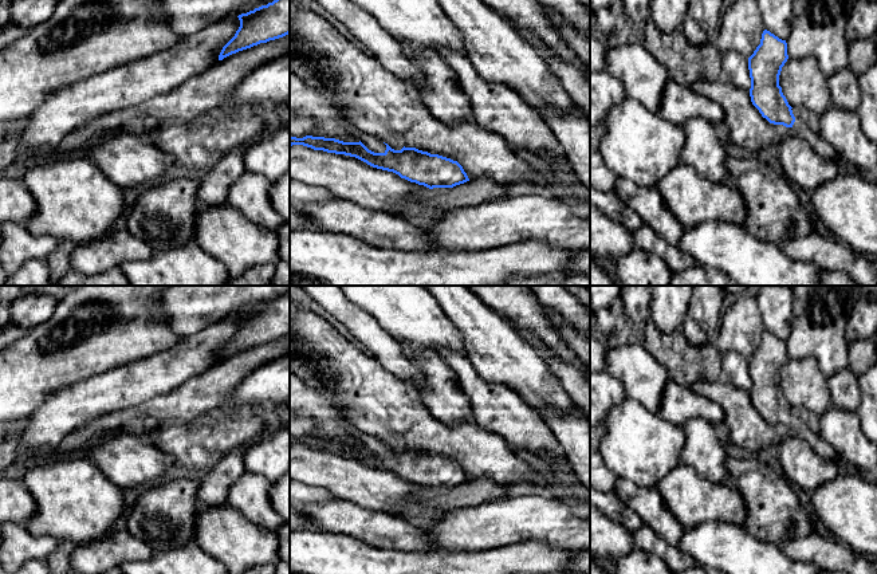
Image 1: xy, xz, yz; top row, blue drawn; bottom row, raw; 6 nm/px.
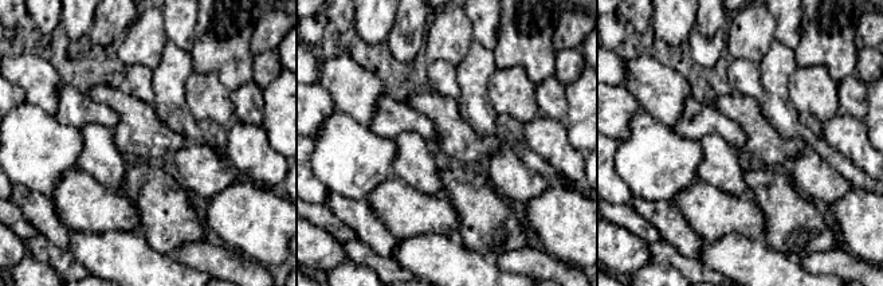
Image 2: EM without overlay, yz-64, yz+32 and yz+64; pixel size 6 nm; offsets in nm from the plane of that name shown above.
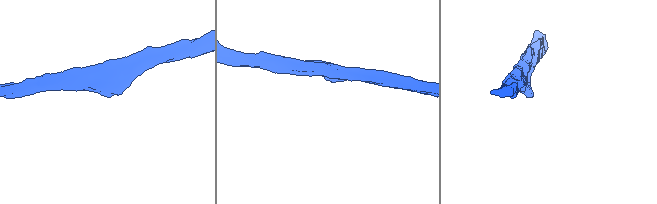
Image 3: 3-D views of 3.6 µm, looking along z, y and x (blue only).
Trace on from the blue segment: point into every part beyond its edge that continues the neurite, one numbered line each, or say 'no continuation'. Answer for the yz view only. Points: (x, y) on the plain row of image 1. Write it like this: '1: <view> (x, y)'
1: yz (799, 428)

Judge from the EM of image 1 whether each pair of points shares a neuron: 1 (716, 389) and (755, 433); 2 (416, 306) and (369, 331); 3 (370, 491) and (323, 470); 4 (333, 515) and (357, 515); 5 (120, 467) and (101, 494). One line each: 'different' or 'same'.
1: same
2: different
3: same
4: same
5: different

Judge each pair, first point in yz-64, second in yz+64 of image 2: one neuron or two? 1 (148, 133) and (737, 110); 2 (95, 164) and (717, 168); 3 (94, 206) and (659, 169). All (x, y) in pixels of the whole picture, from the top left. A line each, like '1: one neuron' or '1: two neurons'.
1: one neuron
2: one neuron
3: two neurons

